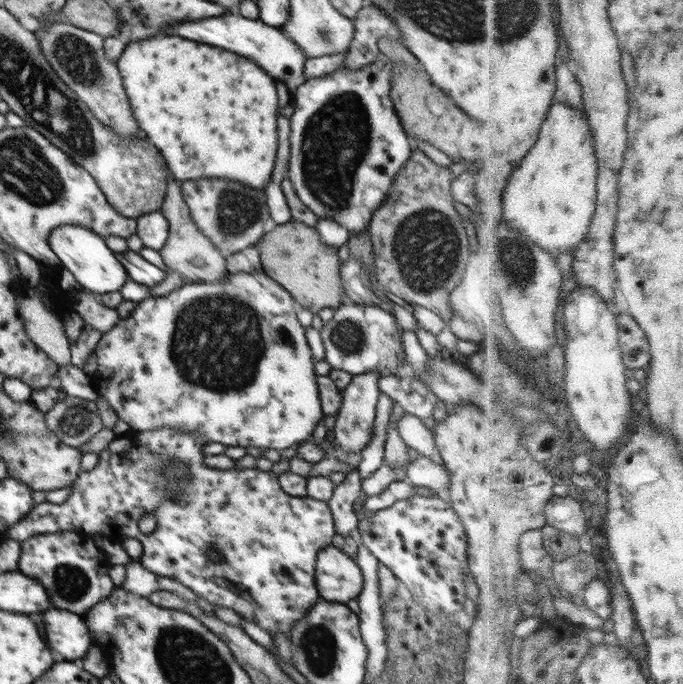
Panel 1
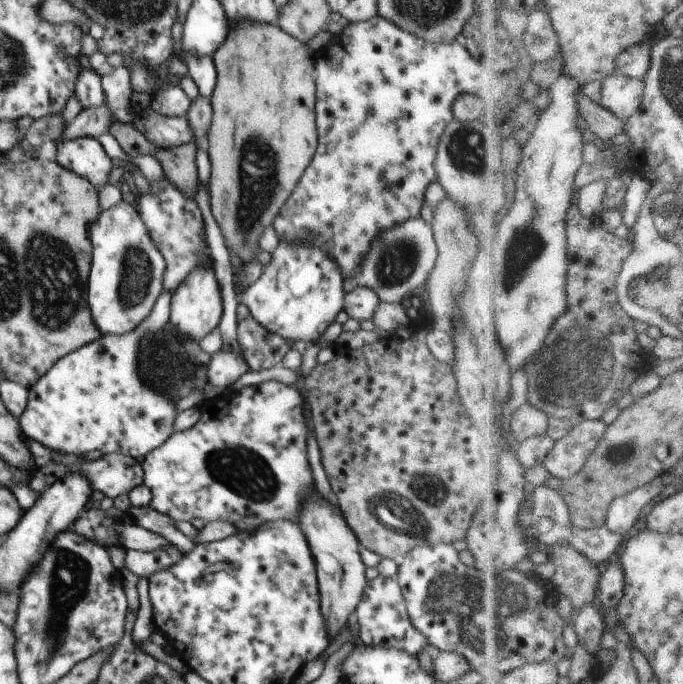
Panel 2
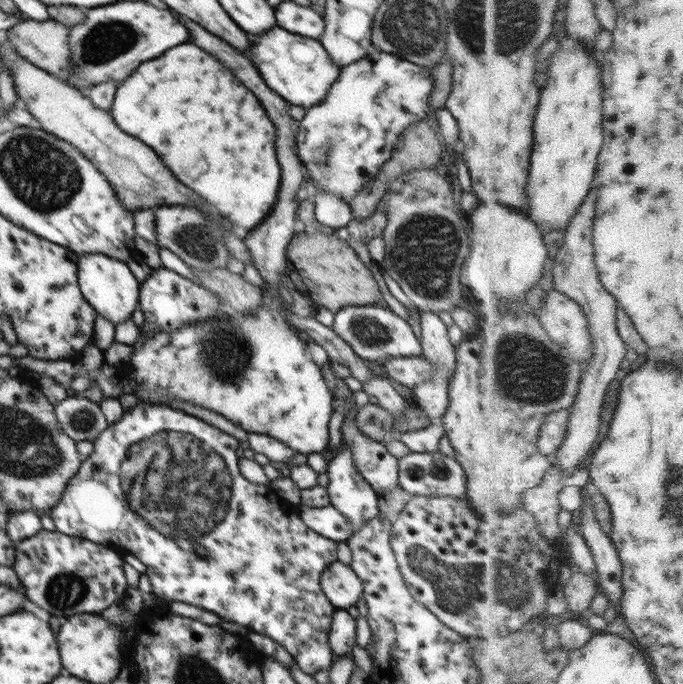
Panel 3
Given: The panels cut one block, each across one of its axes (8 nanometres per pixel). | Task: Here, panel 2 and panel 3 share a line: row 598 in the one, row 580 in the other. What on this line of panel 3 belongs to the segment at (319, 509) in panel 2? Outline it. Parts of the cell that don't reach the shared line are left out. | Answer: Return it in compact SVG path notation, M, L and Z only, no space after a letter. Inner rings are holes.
M336 561L321 574L320 586L336 609L348 609L363 596L363 584L348 564Z

